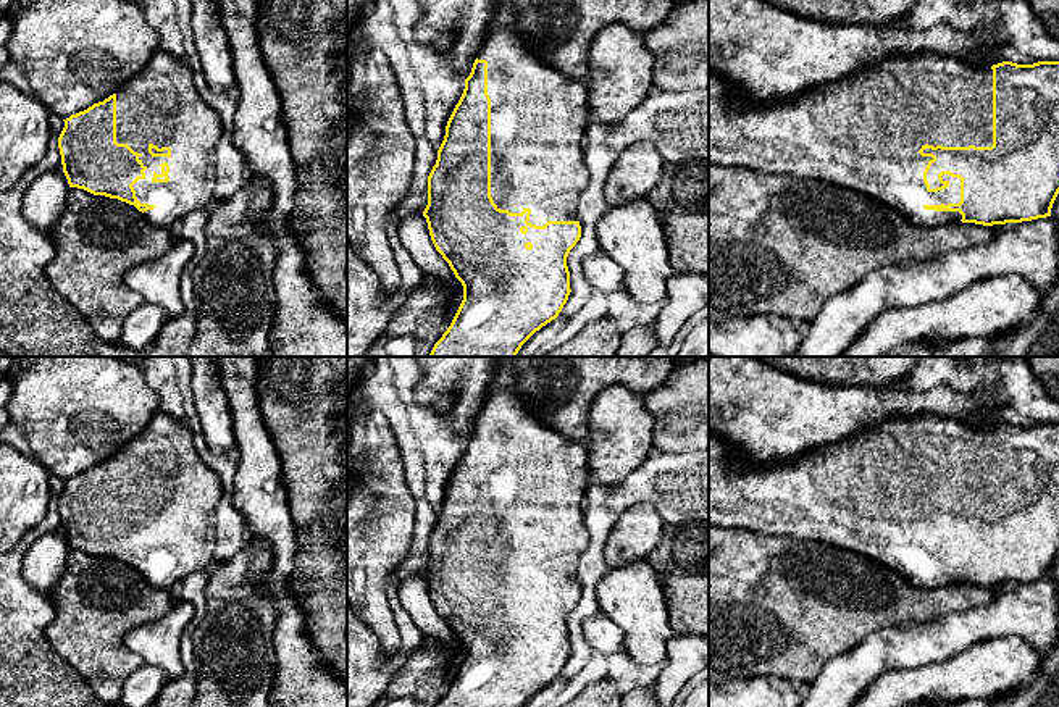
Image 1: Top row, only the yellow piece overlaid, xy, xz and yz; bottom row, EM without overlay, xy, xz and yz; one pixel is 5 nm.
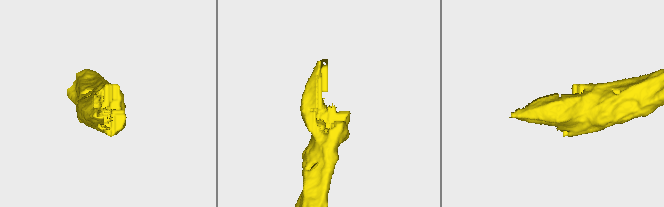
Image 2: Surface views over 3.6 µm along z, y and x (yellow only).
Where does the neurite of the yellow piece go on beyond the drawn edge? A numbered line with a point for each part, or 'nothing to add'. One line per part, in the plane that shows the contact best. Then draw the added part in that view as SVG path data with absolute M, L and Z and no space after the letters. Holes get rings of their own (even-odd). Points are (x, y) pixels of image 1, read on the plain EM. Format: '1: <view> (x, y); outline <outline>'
1: yz (862, 494); outline M915 415L915 416L894 416L881 421L878 426L860 429L859 433L839 441L831 442L823 447L815 447L804 455L791 460L788 463L778 463L775 466L754 466L744 462L736 449L733 449L728 442L722 441L717 434L709 433L709 528L744 528L749 531L756 531L760 534L772 536L789 536L797 541L817 541L825 546L838 547L848 552L859 554L865 558L870 558L877 563L881 563L901 576L904 576L909 583L922 586L922 588L941 588L949 584L962 584L962 576L959 573L935 573L925 571L925 567L948 567L961 563L961 541L952 539L949 536L943 536L943 542L948 542L949 547L938 554L928 554L923 544L923 533L931 518L922 518L919 512L925 507L943 507L943 508L991 508L993 507L993 431L991 428L972 428L962 425L956 420L944 420L928 415Z

